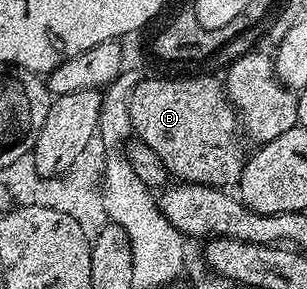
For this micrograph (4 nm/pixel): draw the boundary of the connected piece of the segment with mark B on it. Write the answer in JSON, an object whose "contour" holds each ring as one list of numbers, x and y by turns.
{"contour":[[193,75,190,79,143,77,130,94,129,111,132,134,158,154,174,180,222,189,240,180,247,155,241,152,238,112,229,104,220,78,212,79,209,75]]}

